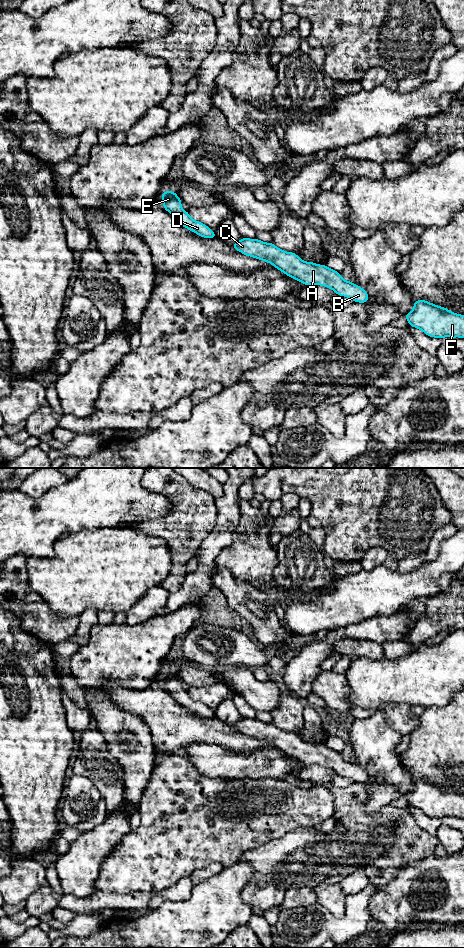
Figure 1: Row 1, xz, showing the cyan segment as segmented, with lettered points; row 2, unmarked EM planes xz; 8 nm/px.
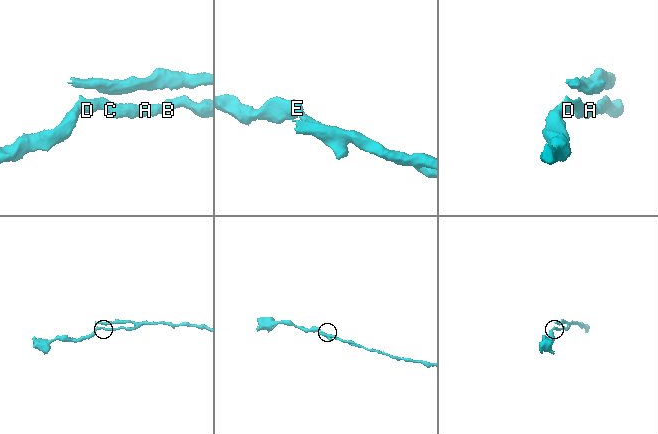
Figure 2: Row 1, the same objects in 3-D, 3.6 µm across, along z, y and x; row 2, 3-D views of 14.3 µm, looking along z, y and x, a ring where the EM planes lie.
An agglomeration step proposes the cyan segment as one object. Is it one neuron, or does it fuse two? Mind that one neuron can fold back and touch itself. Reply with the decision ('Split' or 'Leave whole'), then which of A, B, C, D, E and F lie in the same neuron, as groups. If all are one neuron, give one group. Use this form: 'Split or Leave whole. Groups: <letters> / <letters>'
Leave whole. Groups: A B C D E F

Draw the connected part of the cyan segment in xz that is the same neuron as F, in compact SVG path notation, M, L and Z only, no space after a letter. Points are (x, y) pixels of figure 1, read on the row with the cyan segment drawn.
M425 300L414 301L413 310L405 315L411 327L435 338L464 338L464 315L452 313Z

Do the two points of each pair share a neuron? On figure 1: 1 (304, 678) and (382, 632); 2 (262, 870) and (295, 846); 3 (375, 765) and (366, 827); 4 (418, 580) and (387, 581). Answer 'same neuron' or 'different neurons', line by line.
1: same neuron
2: same neuron
3: different neurons
4: same neuron

